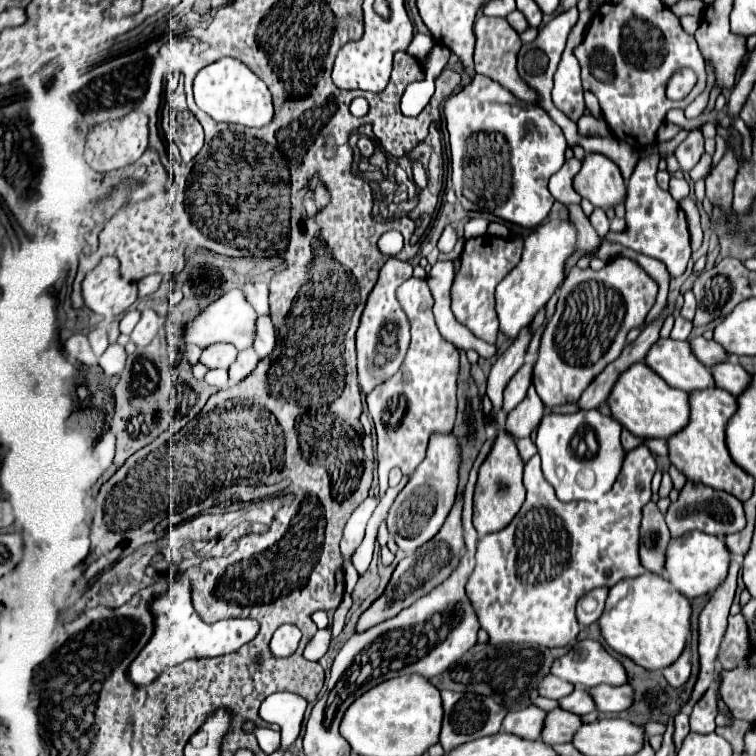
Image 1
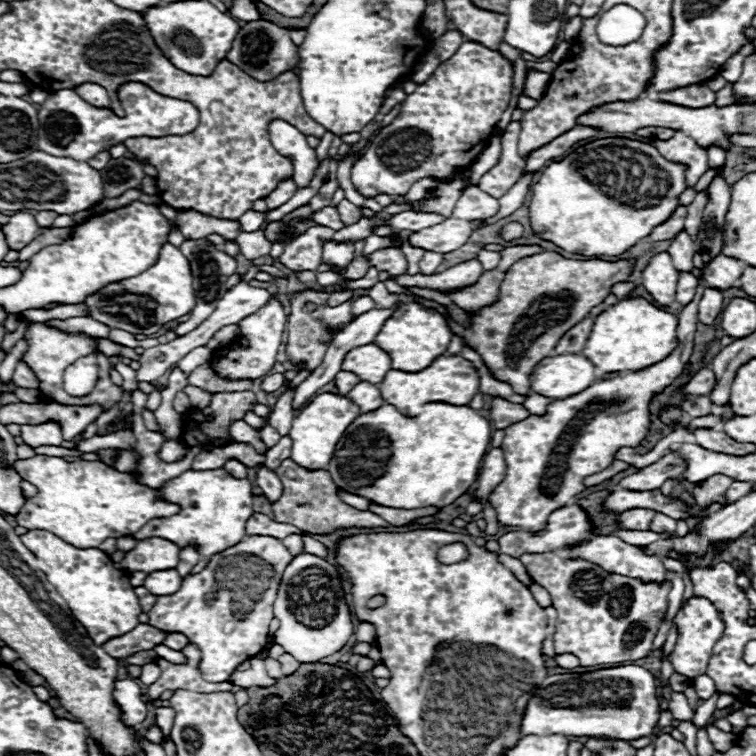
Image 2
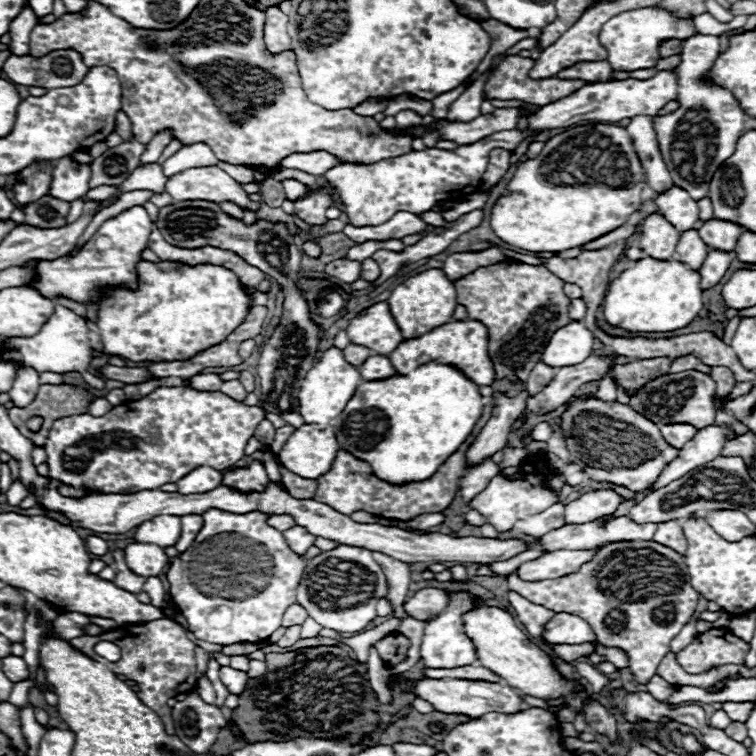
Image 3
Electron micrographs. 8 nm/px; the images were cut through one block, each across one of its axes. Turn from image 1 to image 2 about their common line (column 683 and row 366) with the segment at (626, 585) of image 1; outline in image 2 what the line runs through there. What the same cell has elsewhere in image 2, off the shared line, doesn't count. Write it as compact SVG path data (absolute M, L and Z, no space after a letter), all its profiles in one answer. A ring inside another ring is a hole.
M644 298L624 300L620 304L610 306L594 320L594 328L590 338L586 340L584 356L592 360L592 364L602 374L614 374L624 370L644 370L660 360L664 360L678 344L676 338L678 318L666 308L660 308Z

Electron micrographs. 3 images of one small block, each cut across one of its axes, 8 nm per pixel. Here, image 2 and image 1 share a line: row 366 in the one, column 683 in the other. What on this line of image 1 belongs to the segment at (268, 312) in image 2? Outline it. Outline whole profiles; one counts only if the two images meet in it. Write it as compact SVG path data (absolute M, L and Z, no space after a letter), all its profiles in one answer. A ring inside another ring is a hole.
M650 154L646 158L640 158L634 174L628 180L628 194L624 200L626 206L626 230L624 232L610 232L606 236L608 242L622 244L624 248L630 248L634 252L652 256L656 260L662 260L668 266L670 276L682 276L688 260L690 260L690 234L688 224L682 208L678 202L670 196L670 192L664 192L656 184L656 172L658 172L658 160L660 156Z

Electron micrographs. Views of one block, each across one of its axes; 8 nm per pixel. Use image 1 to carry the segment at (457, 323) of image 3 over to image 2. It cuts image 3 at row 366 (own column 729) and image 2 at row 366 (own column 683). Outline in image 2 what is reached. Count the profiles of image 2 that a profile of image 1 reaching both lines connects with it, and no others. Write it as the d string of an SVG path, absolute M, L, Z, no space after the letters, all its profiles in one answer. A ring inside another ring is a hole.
M438 356L434 364L420 372L390 370L378 388L382 388L382 398L386 404L394 404L394 408L398 408L404 416L418 416L422 404L430 402L446 402L456 406L468 404L478 392L478 384L480 378L468 360L462 356Z

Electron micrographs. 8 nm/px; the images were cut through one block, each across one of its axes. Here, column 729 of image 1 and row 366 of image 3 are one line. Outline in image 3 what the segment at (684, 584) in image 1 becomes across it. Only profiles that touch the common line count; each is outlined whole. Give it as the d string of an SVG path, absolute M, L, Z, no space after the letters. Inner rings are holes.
M572 322L566 328L558 328L550 338L550 344L542 352L542 362L552 368L576 366L594 352L594 336L582 322Z

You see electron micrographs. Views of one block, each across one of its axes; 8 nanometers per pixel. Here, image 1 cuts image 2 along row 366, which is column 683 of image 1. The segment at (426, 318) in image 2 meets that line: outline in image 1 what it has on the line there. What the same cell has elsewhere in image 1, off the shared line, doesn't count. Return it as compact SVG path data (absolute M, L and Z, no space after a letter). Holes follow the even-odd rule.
M636 362L618 374L606 404L610 408L610 416L640 438L668 438L686 426L690 414L688 394L666 386L666 382L658 374L650 372L642 362Z

